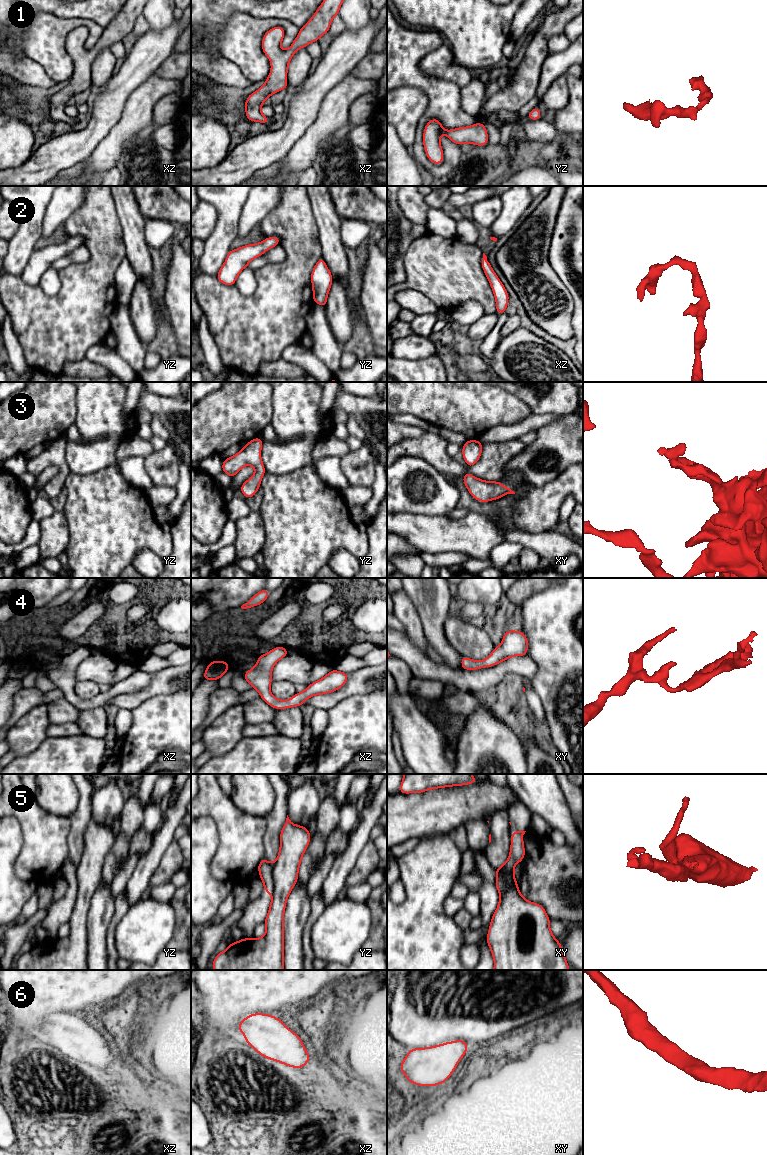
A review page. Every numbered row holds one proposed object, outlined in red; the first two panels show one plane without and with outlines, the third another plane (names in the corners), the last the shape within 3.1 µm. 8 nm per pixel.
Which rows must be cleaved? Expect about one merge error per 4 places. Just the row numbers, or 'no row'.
5

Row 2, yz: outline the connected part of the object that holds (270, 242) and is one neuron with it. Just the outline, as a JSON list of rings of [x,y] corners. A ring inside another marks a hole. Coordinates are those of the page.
[[[271,236],[260,243],[243,245],[238,249],[230,250],[216,278],[224,285],[235,285],[239,273],[248,267],[248,264],[254,258],[263,255],[266,250],[279,245],[280,240],[278,236]]]

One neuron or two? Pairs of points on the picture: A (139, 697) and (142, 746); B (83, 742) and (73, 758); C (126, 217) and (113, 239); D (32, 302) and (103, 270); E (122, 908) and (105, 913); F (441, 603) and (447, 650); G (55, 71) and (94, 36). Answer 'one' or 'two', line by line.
A: two
B: one
C: two
D: one
E: two
F: one
G: one

